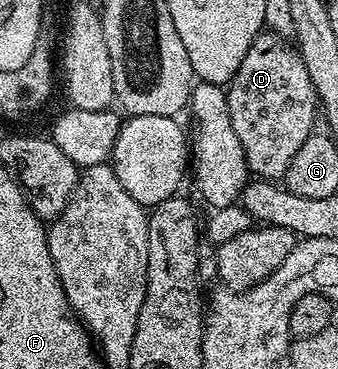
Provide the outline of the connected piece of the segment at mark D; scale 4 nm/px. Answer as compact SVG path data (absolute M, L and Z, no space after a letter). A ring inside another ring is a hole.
M262 31L251 43L247 55L243 55L243 63L239 63L239 71L229 81L229 114L231 127L235 127L235 135L239 135L239 143L243 143L243 155L247 159L250 170L277 169L284 171L295 159L295 151L307 143L307 139L315 132L316 121L319 121L319 102L317 89L311 83L311 75L307 75L307 67L301 58L301 52L292 44L289 45L284 36L272 31Z

